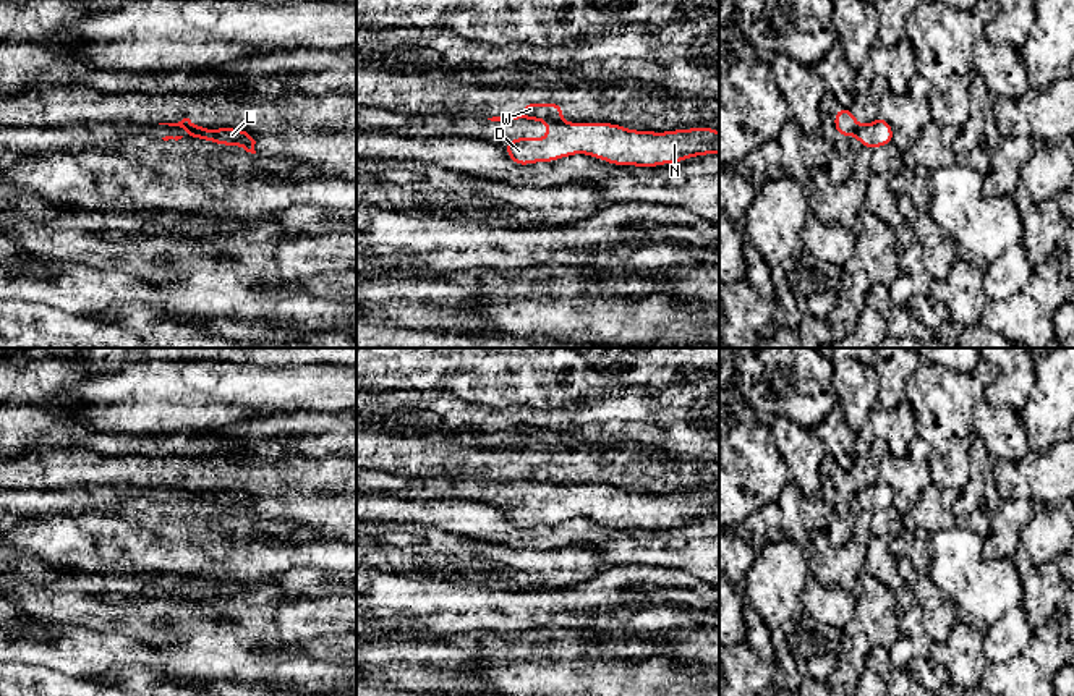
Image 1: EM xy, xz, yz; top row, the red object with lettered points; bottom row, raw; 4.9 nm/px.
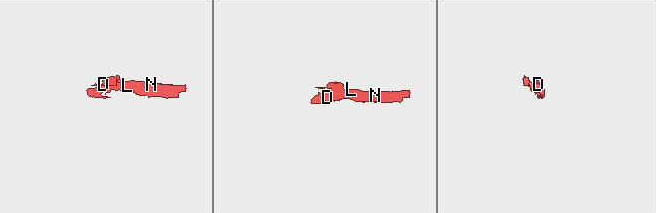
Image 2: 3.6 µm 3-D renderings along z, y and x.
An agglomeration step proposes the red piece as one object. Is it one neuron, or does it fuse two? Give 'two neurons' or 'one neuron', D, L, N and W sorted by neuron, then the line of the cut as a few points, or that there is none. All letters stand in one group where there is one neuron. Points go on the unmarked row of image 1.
two neurons; groups D L N / W; cut xy (200, 489), (193, 491), (188, 497)

